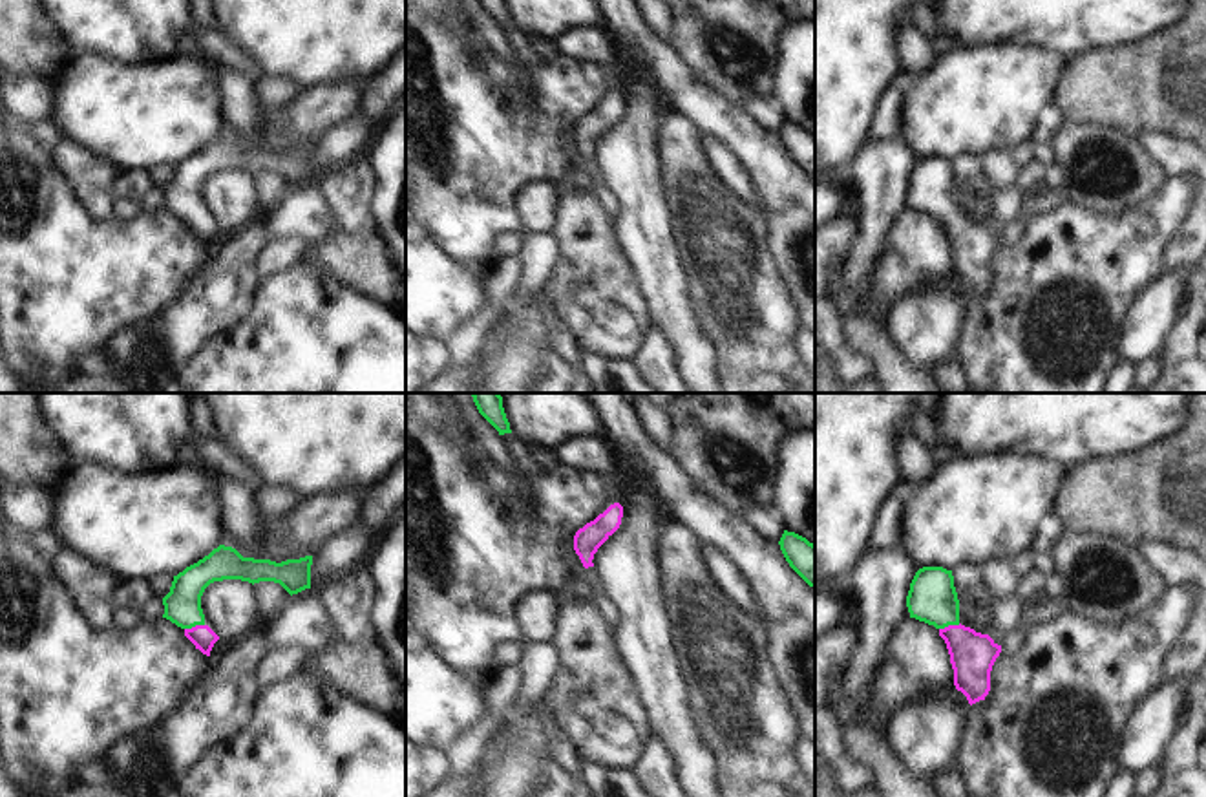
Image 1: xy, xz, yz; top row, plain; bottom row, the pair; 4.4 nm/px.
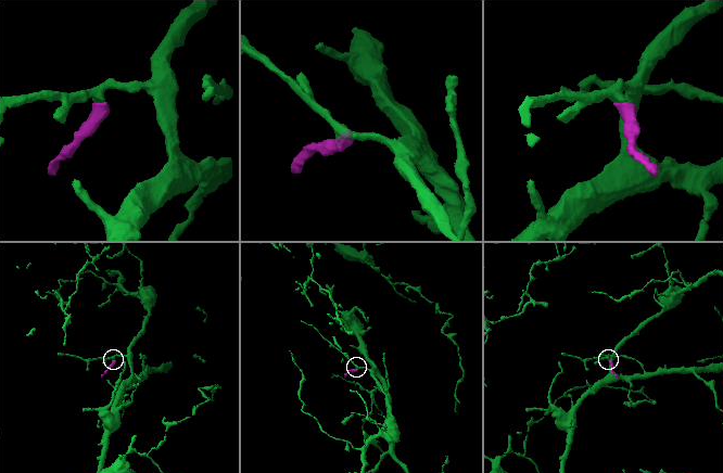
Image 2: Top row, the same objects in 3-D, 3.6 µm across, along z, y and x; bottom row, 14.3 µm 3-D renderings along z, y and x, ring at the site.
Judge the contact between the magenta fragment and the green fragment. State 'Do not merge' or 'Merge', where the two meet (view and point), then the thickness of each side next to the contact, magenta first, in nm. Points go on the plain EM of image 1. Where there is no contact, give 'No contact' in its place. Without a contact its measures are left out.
Merge. Touches magenta at yz (949, 216). Thickness 200 nm (magenta) against 220 nm

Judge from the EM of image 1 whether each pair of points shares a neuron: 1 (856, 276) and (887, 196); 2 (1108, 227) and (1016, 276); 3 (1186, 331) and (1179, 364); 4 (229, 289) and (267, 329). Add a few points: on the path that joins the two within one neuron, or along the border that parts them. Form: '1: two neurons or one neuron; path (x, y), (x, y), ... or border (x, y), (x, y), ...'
1: one neuron; path (863, 256), (872, 238), (876, 216)
2: one neuron; path (1086, 249), (1058, 276), (1038, 276)
3: one neuron; path (1184, 339), (1181, 357)
4: two neurons; border (260, 280), (251, 309), (236, 324), (216, 335)

